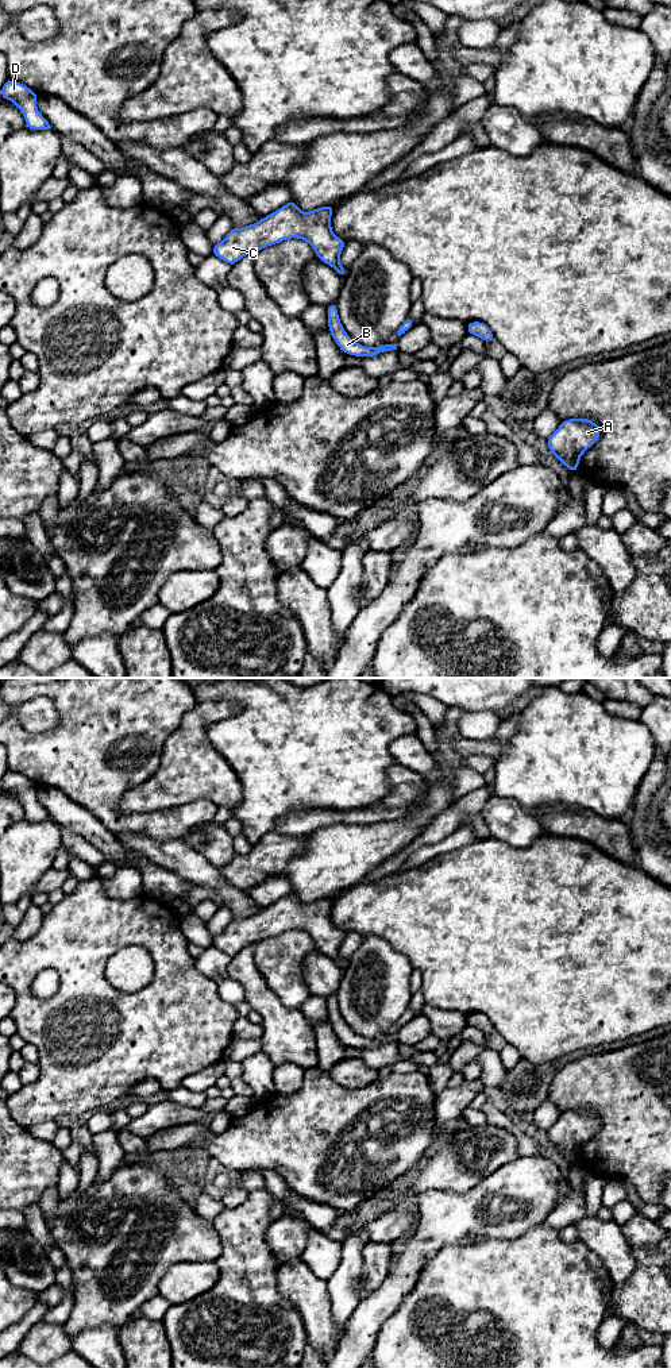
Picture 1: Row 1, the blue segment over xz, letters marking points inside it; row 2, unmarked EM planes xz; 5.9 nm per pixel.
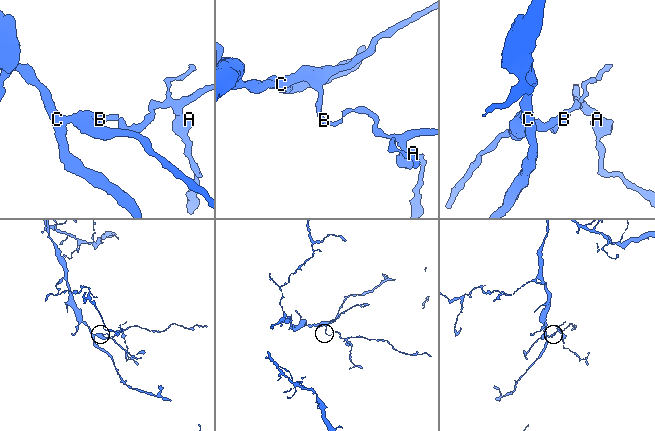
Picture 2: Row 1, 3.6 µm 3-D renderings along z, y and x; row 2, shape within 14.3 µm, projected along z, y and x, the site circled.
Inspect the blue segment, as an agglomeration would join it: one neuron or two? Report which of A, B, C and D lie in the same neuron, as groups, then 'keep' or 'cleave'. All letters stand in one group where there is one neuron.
A B C D | keep

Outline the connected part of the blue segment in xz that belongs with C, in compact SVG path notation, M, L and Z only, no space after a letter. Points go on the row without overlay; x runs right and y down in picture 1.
M292 890L254 916L242 920L232 918L227 928L213 937L212 945L232 957L250 944L297 929L306 932L319 952L333 959L344 970L348 960L340 957L340 944L347 933L332 924L332 902L333 895L301 903Z

